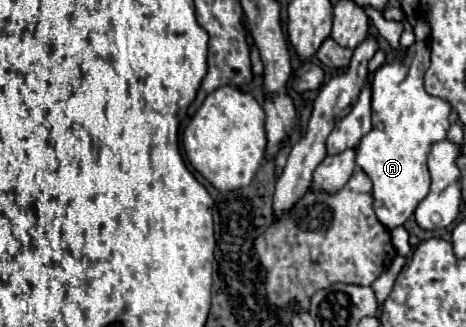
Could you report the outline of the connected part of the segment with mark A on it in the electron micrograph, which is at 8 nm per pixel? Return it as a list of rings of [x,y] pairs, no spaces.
[[[416,42],[404,60],[382,66],[372,80],[372,130],[356,148],[356,164],[374,184],[374,212],[388,228],[402,226],[430,190],[426,158],[432,142],[446,138],[450,128],[450,104],[424,90],[424,72],[430,64],[428,42]]]

